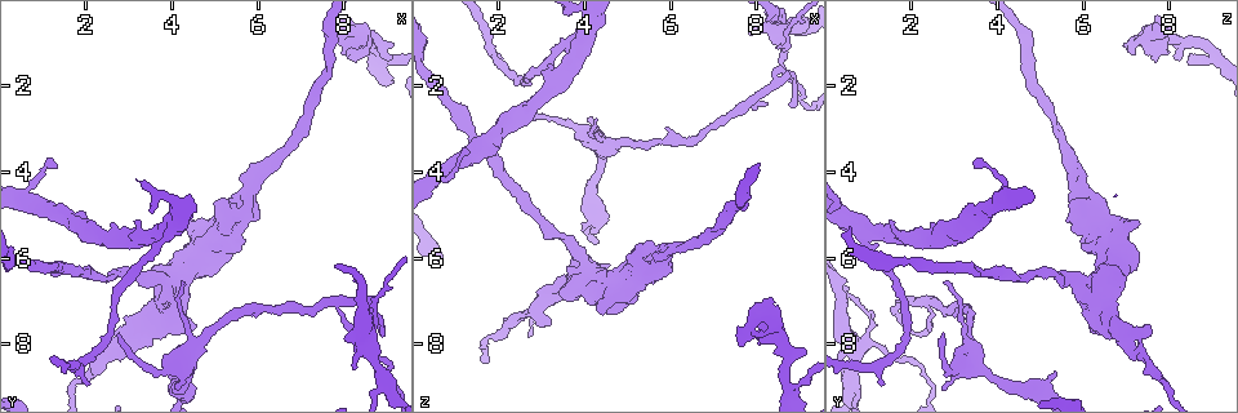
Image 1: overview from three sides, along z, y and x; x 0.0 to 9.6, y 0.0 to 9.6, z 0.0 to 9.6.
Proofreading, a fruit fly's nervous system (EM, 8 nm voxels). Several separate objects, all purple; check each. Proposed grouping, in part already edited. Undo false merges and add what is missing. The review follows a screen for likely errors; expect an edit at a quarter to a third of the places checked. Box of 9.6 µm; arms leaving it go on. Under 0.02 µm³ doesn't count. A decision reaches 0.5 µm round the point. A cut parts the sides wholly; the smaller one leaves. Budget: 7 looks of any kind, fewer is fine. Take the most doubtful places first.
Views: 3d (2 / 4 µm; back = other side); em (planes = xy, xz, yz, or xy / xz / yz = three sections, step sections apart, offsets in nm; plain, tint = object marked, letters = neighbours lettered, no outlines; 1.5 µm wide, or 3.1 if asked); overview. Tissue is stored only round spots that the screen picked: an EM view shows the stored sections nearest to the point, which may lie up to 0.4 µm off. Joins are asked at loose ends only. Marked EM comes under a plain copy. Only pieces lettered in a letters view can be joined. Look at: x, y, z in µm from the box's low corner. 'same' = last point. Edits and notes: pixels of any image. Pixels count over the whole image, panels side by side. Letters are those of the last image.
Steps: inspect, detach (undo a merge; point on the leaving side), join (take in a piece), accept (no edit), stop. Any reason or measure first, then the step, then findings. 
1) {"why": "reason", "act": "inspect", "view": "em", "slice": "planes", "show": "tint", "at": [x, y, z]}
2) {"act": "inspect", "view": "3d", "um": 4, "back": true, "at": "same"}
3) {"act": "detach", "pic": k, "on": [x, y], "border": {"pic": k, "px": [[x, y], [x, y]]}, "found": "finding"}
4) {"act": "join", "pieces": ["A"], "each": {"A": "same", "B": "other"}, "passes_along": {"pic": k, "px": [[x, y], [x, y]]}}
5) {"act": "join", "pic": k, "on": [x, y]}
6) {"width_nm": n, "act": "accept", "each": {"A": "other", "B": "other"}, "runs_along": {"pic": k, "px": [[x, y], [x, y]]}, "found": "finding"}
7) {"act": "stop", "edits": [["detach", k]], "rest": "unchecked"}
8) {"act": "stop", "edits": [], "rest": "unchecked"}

{"why": "four-way junction", "act": "inspect", "view": "3d", "um": 4, "at": [3.85, 6.80, 6.15]}

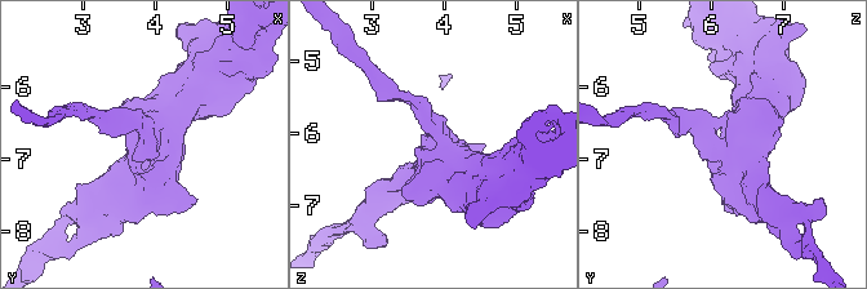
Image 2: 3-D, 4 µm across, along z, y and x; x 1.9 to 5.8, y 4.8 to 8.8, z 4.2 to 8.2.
{"arms": 4, "why": "now the EM", "act": "inspect", "view": "em", "slice": "xz", "step": 4, "show": "tint", "at": [3.90, 6.75, 6.20]}

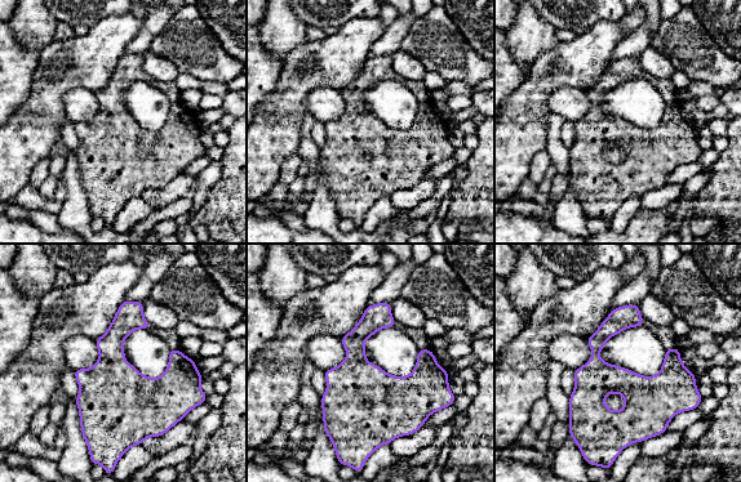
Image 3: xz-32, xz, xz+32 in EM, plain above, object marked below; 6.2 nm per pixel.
{"why": "see the neighbours", "act": "inspect", "view": "em", "slice": "xz", "step": 4, "show": "letters", "at": "same"}

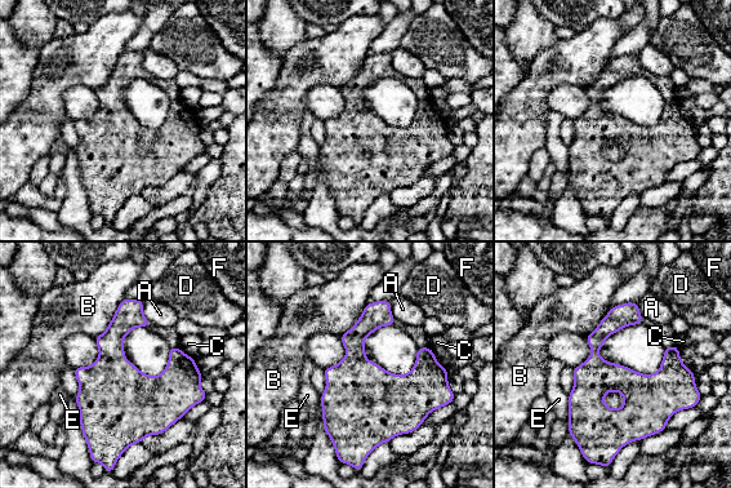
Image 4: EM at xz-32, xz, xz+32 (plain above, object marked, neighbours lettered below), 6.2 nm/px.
{"act": "accept", "each": {"A": "other", "B": "other", "C": "other", "D": "other", "E": "other", "F": "other"}, "border": {"pic": 4, "px": [[125, 298], [108, 325], [94, 337]]}, "found": "one cell here"}

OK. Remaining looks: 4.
{"why": "tapers out", "act": "inspect", "view": "3d", "um": 4, "at": [8.30, 7.65, 2.35]}

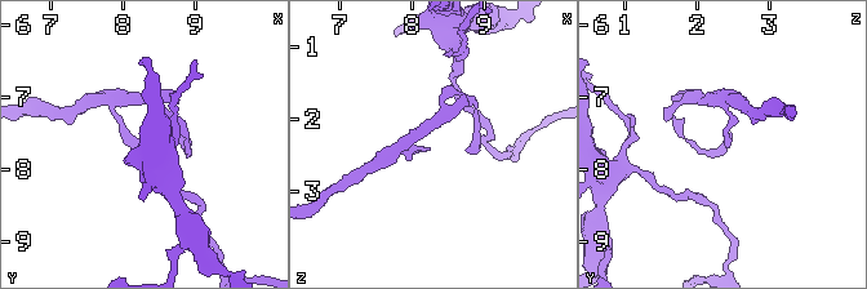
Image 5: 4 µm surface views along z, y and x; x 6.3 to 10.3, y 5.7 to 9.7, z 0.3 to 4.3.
{"why": "shape alone is not enough", "act": "inspect", "view": "em", "slice": "planes", "show": "tint", "at": [8.20, 7.65, 2.40]}

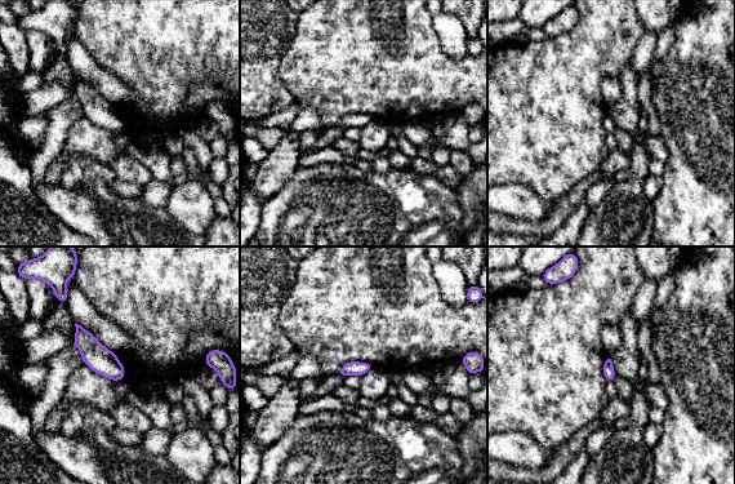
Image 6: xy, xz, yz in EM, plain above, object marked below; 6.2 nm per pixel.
{"why": "what lies round it", "act": "inspect", "view": "em", "slice": "planes", "show": "letters", "at": "same"}

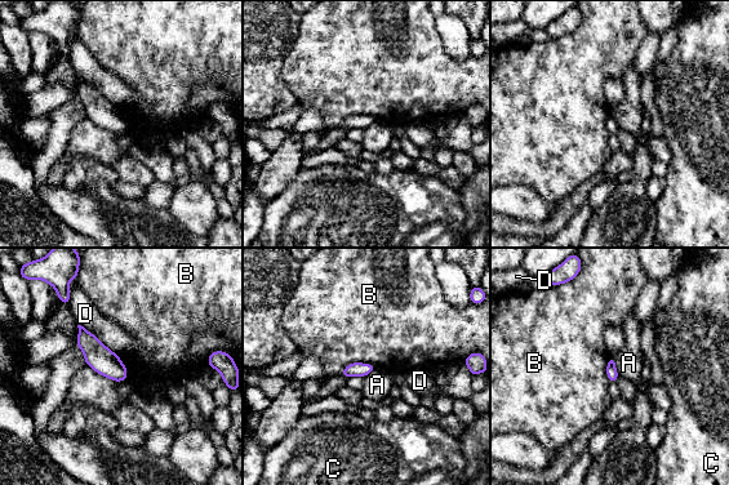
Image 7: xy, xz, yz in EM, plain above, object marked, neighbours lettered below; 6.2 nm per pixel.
{"act": "accept", "each": {"A": "other", "B": "other", "C": "other", "D": "other"}, "border": {"pic": 7, "px": [[376, 366], [350, 363], [339, 374]]}, "found": "none of them fits"}

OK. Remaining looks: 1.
{"act": "stop", "edits": [], "rest": "unchecked"}

